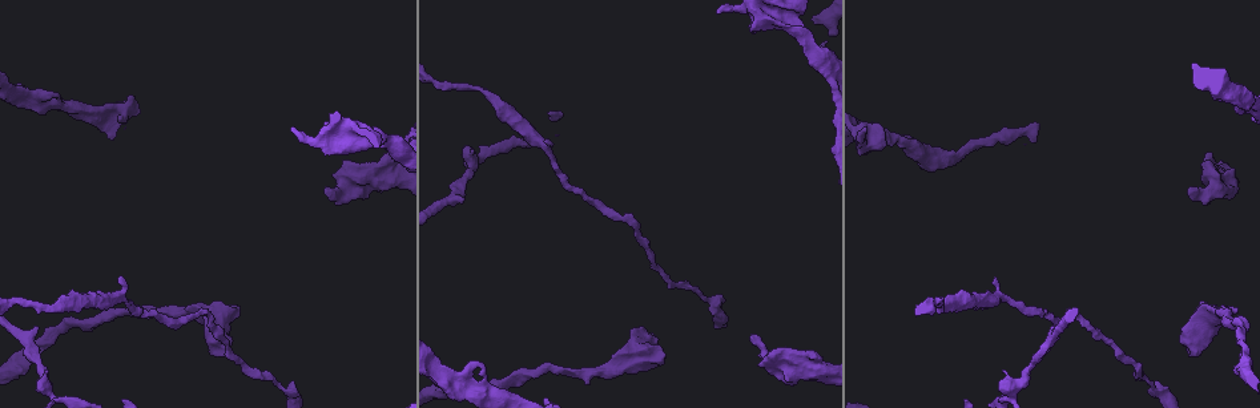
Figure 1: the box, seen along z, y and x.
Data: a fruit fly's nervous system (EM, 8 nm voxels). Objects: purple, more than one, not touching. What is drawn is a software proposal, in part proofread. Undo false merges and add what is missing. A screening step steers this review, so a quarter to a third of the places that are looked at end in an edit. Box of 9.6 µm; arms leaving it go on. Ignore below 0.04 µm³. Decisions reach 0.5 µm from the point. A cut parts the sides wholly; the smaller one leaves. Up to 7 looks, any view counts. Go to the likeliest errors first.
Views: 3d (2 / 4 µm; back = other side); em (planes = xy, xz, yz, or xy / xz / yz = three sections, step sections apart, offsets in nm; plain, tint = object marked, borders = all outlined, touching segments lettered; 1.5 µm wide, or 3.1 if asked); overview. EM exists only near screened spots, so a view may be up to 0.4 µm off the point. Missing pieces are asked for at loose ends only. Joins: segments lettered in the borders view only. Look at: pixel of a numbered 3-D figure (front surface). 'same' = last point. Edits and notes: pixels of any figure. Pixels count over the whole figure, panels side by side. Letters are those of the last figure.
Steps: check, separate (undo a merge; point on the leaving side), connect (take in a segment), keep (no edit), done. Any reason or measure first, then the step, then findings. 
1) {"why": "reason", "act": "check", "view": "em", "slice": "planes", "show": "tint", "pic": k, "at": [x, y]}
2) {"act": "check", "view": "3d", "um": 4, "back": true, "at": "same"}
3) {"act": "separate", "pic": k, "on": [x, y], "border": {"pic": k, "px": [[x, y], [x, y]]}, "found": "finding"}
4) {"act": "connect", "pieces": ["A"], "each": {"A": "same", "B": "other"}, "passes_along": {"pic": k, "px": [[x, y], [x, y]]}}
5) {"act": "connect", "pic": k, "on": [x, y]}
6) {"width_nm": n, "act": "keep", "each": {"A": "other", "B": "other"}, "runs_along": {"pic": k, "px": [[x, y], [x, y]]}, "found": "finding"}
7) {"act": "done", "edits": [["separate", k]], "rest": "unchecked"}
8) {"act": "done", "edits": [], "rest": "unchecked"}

{"why": "an open end", "act": "check", "view": "3d", "um": 4, "pic": 1, "at": [386, 154]}

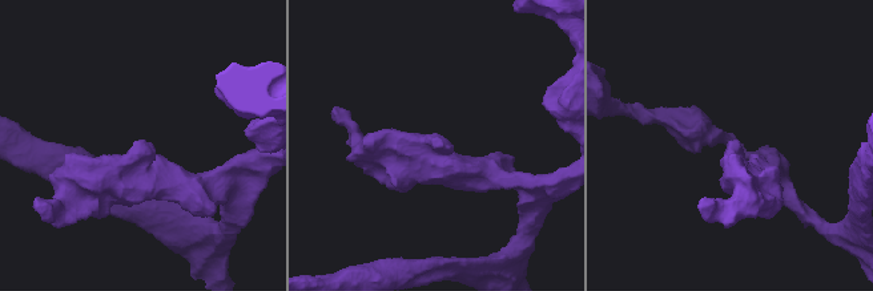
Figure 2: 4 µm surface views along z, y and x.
{"why": "now the EM", "act": "check", "view": "em", "slice": "xy", "step": 4, "show": "tint", "pic": 2, "at": [136, 143]}

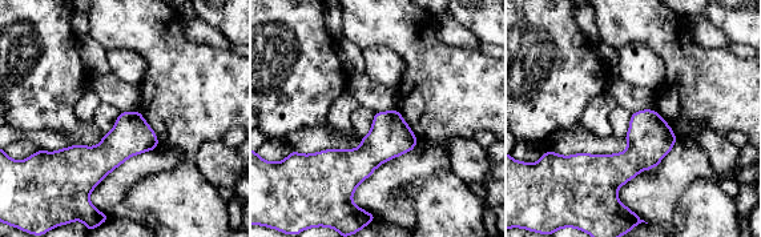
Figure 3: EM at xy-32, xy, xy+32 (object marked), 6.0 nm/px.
{"why": "cut it another way", "act": "check", "view": "em", "slice": "planes", "show": "borders", "at": "same"}

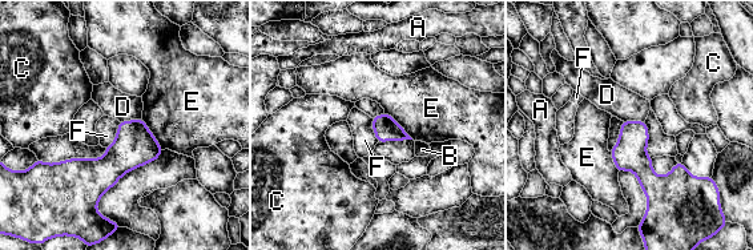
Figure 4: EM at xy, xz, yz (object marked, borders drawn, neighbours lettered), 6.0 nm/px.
{"act": "keep", "each": {"A": "other", "B": "other", "C": "other", "D": "other", "E": "other", "F": "other"}, "runs_along": {"pic": 4, "px": [[625, 124], [653, 205]]}, "found": "no lettered segment goes on from it"}

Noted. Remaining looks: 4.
{"why": "thick end", "act": "check", "view": "3d", "um": 2, "back": true, "pic": 1, "at": [1192, 353]}

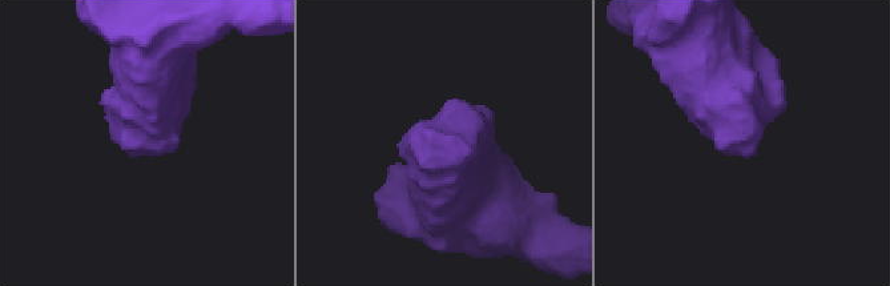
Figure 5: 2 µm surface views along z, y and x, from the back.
{"act": "check", "view": "em", "slice": "xz", "step": 4, "show": "borders", "pic": 5, "at": [431, 140]}

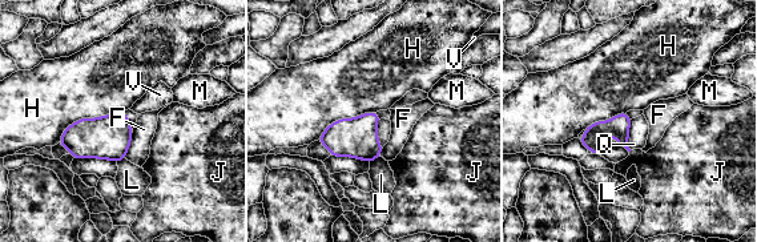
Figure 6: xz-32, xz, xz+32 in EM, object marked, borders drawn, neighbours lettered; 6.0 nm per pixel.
{"act": "check", "view": "em", "slice": "planes", "show": "borders", "at": "same"}

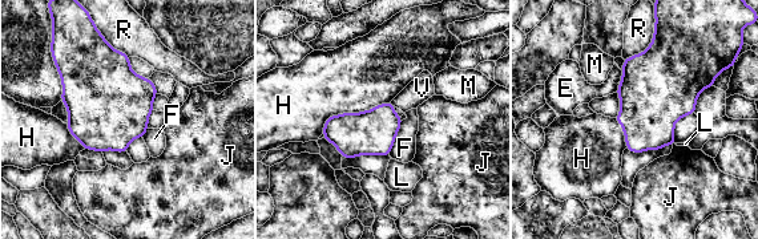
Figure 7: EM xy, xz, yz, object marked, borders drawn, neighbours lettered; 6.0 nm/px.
{"act": "keep", "each": {"E": "other", "F": "other", "H": "other", "J": "other", "L": "other", "M": "other", "R": "other", "V": "other"}, "border": {"pic": 7, "px": [[390, 101], [333, 114], [322, 133]]}, "found": "none of them fits"}

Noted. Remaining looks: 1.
{"act": "done", "edits": [], "rest": "unchecked"}

